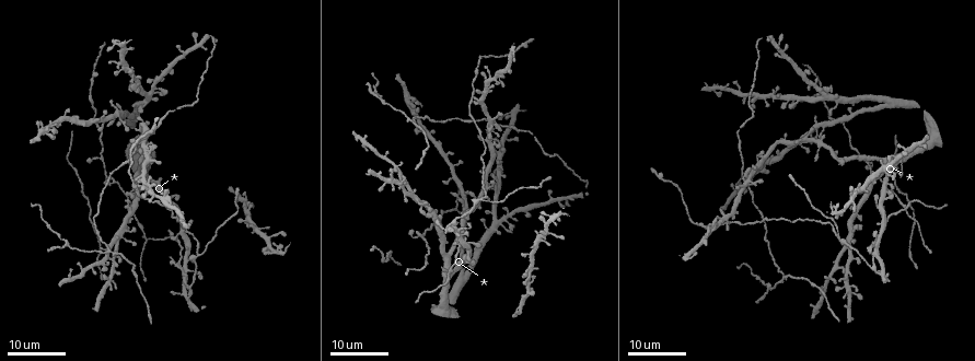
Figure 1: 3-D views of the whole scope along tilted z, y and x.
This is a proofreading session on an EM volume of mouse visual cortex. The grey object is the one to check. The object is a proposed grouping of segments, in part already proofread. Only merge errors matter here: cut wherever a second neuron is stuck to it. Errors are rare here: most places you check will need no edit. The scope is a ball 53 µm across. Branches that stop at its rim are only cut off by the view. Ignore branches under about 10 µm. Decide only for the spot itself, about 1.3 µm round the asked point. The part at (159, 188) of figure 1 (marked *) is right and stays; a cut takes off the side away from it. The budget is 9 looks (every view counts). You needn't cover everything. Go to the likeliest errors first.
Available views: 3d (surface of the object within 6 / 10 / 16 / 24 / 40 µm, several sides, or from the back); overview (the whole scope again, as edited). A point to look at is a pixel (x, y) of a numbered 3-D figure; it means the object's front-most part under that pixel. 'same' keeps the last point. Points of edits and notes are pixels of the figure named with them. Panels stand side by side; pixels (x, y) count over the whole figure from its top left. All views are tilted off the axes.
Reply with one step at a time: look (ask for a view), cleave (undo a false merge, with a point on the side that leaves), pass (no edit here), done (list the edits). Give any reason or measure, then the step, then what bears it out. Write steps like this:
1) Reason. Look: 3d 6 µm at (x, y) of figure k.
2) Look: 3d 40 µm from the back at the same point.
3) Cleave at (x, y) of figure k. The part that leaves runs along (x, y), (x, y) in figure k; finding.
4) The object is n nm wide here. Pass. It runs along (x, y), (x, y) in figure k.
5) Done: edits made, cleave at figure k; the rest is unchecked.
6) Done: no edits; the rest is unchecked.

Two arms in line, one across. Look: 3d 16 µm at (110, 250) of figure 1.

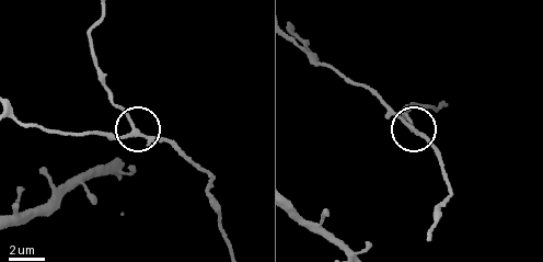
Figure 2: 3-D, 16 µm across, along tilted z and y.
Look: 3d 10 µm at (410, 129) of figure 2.

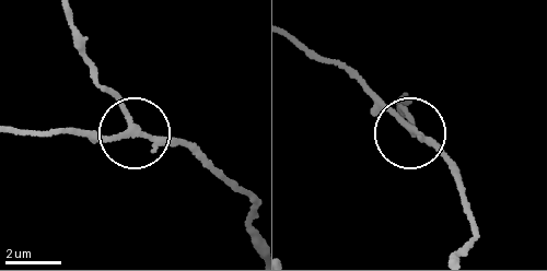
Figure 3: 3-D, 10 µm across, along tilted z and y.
The side arm is 19 µm long. Pass. It runs along (68, 18), (76, 48), (134, 130), (198, 145) in figure 3; all the same neuron.

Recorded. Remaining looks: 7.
Side arm on a straight run. Look: 3d 24 µm at (183, 246) of figure 1.

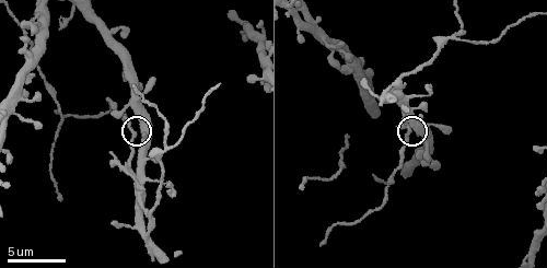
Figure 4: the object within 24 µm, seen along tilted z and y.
Look: 3d 6 µm at (132, 133) of figure 4.

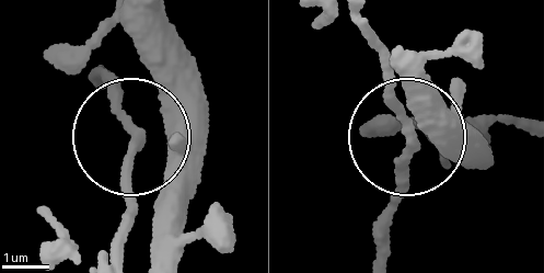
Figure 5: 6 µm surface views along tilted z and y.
The side arm is 17 µm long; 3 arms meet here. Pass. One neuron here.

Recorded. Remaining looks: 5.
Arms part here. Look: 3d 10 µm at (454, 39) of figure 4.

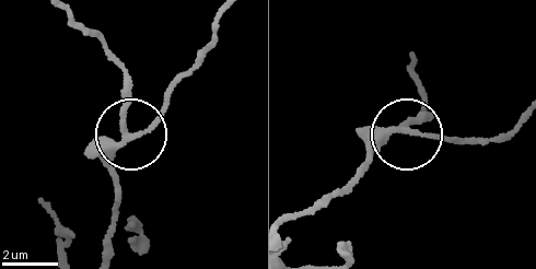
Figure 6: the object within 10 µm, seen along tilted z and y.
Look: 3d 10 µm from the back at (404, 130) of figure 6.

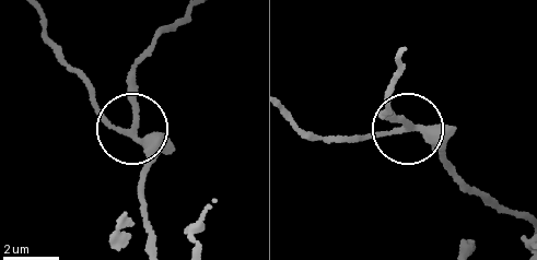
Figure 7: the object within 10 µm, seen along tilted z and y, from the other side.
Pass. It runs along (155, 248), (140, 204), (146, 157), (86, 86) in figure 7; one neuron here.

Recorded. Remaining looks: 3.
Look: 3d 24 µm at (107, 174) of figure 1.

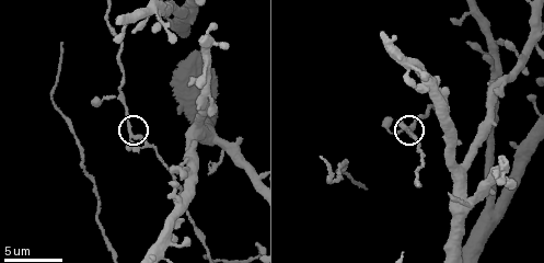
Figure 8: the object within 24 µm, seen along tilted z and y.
Look: 3d 10 µm at (127, 129) of figure 8.

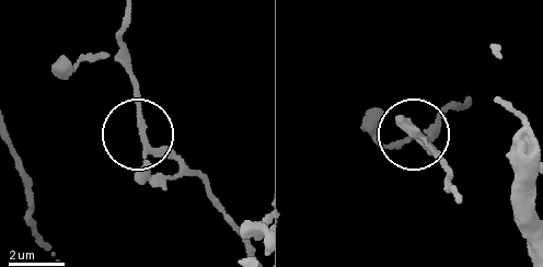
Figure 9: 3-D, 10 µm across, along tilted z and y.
3 arms meet here. Pass. Continuous, no second neuron.

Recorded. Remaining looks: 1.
Done: no edits; the rest is unchecked.

